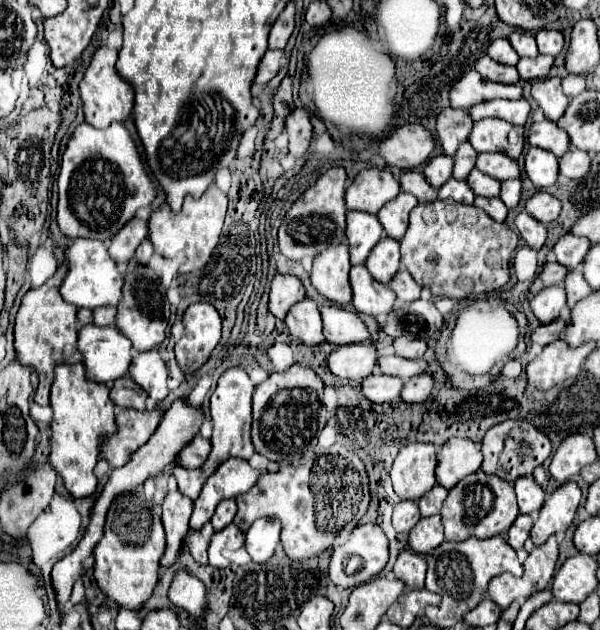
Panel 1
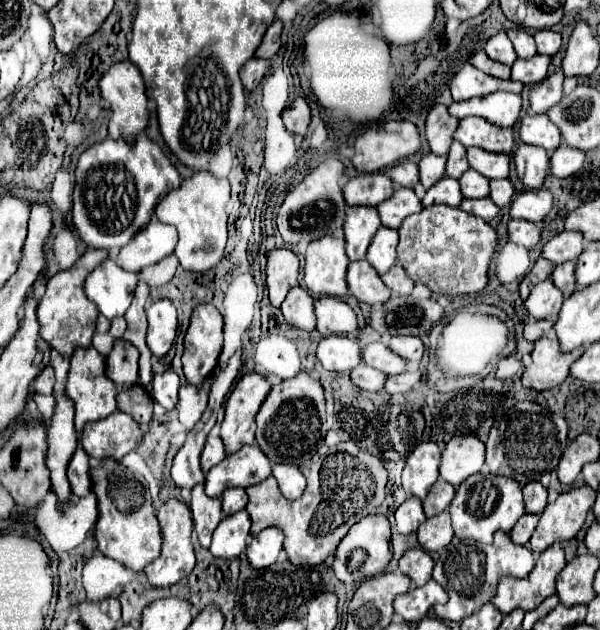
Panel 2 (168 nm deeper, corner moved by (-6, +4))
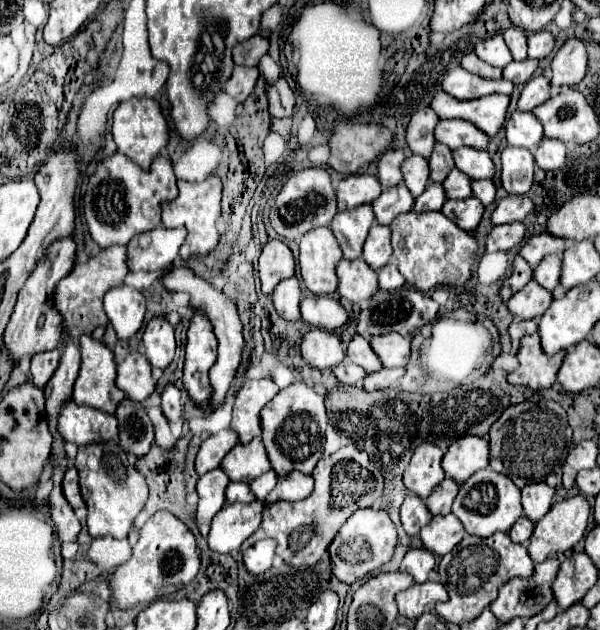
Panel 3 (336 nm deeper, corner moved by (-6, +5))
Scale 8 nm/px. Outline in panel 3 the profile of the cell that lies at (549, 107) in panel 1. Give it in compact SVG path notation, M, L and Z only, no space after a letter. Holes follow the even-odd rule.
M538 74L524 84L518 100L518 110L534 110L546 100L550 100L550 80L544 74Z

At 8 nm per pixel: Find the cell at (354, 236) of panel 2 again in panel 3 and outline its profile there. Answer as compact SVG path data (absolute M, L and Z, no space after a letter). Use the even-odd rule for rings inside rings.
M370 204L336 214L330 228L338 238L346 260L354 260L362 256L362 246L368 238L372 224L374 224L374 212Z

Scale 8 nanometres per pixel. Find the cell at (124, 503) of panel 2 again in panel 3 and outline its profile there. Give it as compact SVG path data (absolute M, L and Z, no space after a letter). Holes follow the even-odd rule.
M114 442L92 444L78 450L76 468L80 472L82 498L88 508L88 532L92 538L112 536L124 540L134 530L134 518L148 500L148 486L140 470L136 470L122 448ZM134 496L140 496L140 504L132 504Z

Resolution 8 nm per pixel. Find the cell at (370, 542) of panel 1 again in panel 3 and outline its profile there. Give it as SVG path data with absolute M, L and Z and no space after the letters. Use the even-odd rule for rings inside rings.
M374 508L356 510L330 544L332 572L340 582L354 584L368 576L370 572L384 566L392 558L394 546L396 546L396 526L392 524L388 512Z

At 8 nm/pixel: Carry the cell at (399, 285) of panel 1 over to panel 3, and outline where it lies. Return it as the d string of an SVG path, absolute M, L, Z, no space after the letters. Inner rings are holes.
M390 262L384 268L380 268L378 270L378 280L380 280L382 290L400 290L406 284L404 276L398 272L396 262Z

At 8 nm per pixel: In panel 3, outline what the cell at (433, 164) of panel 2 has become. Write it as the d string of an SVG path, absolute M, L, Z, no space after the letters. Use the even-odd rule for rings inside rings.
M412 154L412 156L408 156L408 158L404 160L402 170L404 170L404 182L406 182L408 190L412 192L414 198L418 198L418 196L424 192L424 188L430 184L428 160L426 160L424 156Z

